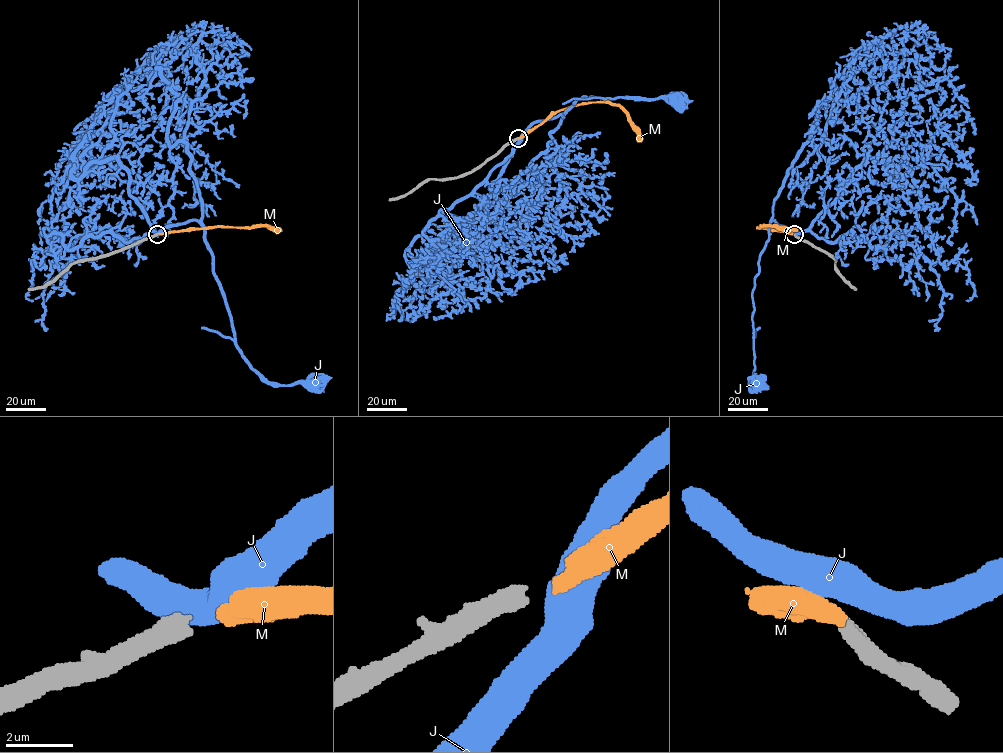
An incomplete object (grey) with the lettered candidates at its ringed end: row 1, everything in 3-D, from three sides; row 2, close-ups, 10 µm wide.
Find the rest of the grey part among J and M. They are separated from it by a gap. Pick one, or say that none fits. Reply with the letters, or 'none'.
M

